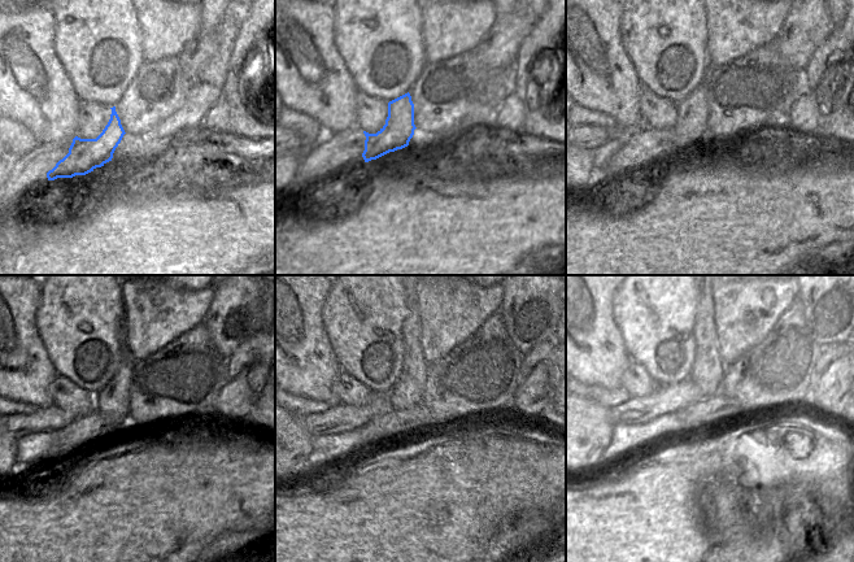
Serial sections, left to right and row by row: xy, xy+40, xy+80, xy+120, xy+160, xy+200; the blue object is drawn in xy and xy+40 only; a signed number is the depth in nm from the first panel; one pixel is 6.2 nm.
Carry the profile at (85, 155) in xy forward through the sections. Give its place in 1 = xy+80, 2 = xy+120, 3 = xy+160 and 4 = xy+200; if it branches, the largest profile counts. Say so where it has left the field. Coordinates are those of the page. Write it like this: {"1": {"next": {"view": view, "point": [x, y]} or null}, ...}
{"1": {"next": {"view": "xy+80", "point": [691, 129]}}, "2": {"next": {"view": "xy+120", "point": [110, 413]}}, "3": {"next": {"view": "xy+160", "point": [406, 392]}}, "4": {"next": {"view": "xy+200", "point": [706, 373]}}}

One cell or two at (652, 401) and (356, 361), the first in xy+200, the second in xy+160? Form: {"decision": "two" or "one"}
{"decision": "two"}

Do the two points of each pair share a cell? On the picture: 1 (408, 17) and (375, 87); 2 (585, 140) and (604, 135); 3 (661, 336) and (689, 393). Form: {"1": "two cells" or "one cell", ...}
{"1": "one cell", "2": "one cell", "3": "two cells"}

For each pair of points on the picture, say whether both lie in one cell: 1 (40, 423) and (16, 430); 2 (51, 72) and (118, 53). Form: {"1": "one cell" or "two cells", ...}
{"1": "one cell", "2": "two cells"}

